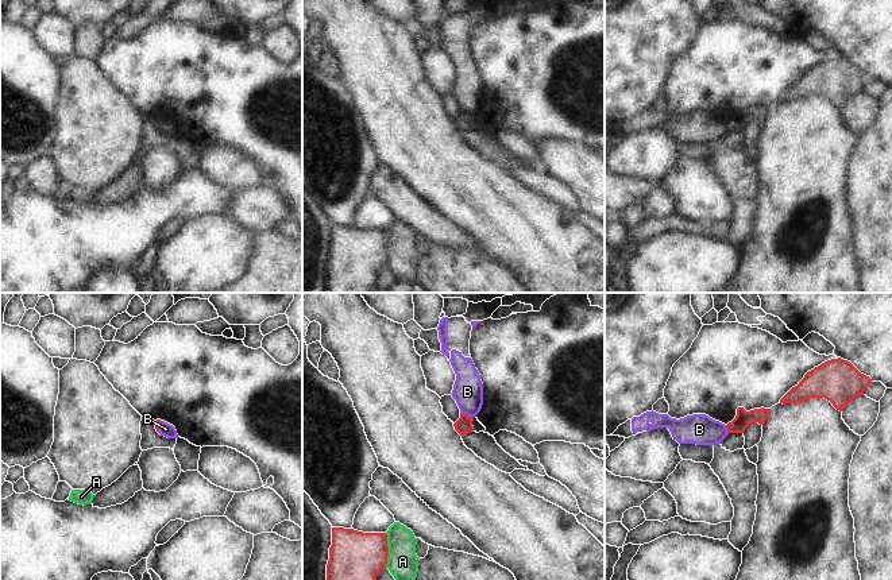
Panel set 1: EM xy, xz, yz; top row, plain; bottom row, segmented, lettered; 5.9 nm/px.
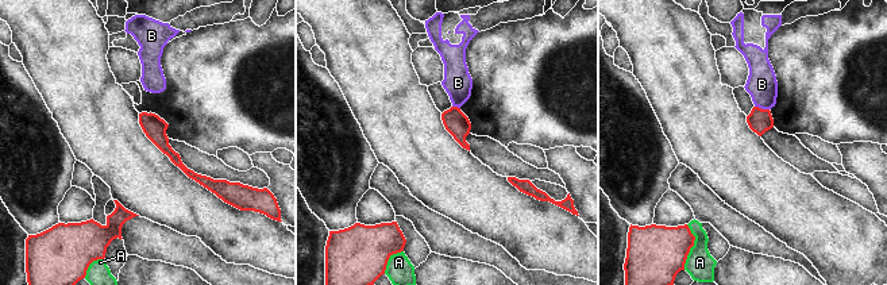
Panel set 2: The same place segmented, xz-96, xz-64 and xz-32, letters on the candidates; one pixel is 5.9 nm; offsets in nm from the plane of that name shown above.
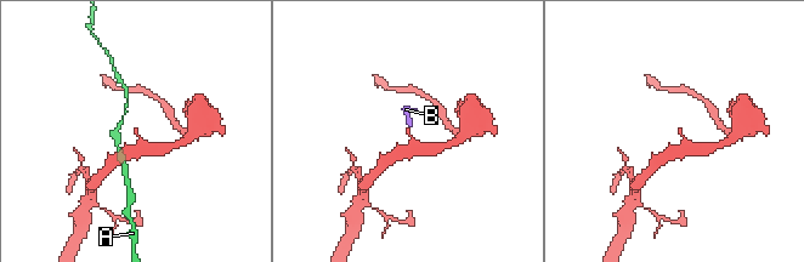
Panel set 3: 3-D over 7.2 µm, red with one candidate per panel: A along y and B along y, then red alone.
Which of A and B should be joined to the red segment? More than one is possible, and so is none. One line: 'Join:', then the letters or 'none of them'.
Join: none of them

